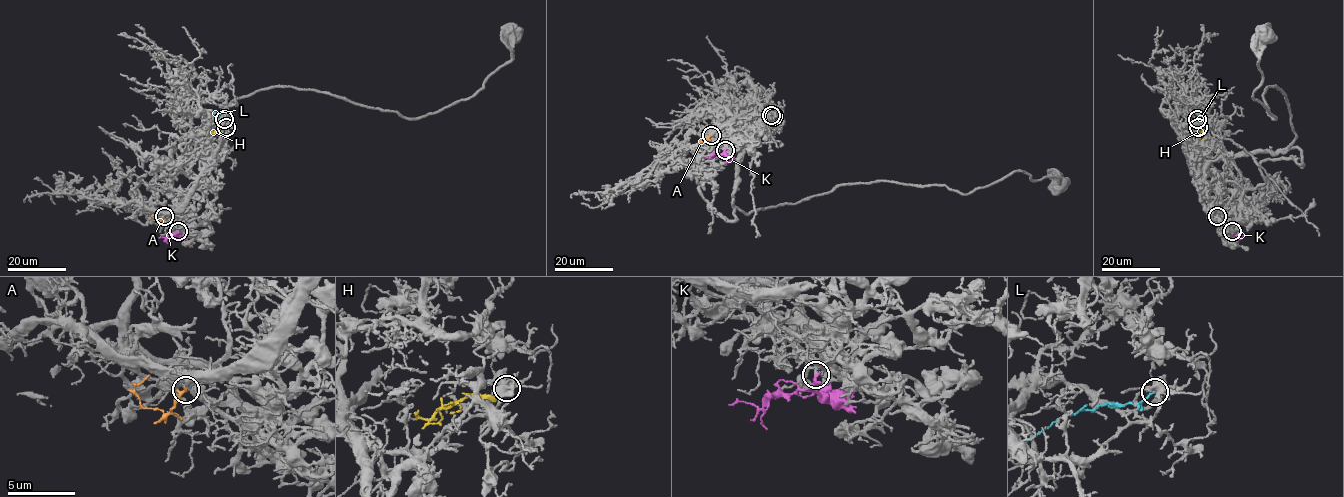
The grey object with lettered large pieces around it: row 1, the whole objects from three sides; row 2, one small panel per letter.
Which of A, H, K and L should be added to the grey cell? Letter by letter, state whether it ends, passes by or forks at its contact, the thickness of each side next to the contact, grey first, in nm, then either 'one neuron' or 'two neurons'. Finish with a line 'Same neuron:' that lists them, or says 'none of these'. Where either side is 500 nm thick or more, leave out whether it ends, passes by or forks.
A: it ends | 440/240 nm | one neuron
H: it ends | 400/200 nm | two neurons
K: it ends | 160/360 nm | one neuron
L: it ends | 240/170 nm | two neurons
Same neuron: A, K

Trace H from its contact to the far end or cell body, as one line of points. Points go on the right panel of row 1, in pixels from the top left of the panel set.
H: (1197, 127), (1205, 136), (1202, 140)

